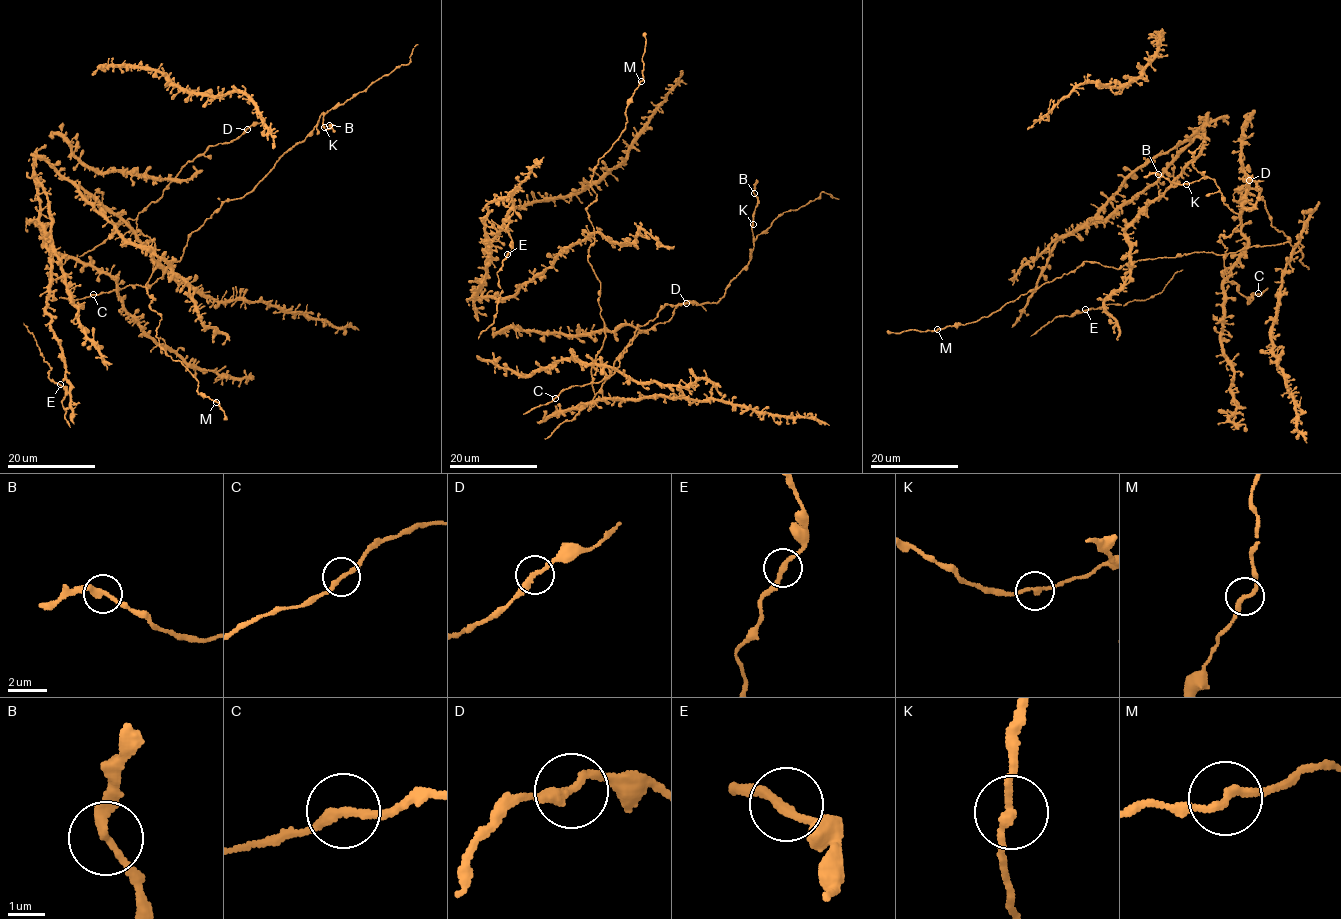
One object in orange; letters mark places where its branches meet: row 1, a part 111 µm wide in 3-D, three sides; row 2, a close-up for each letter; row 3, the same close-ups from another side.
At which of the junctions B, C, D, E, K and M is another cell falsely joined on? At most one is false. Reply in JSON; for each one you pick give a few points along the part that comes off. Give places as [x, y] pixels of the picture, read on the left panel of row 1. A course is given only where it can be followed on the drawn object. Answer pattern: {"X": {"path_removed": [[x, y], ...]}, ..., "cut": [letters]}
{"cut": []}

